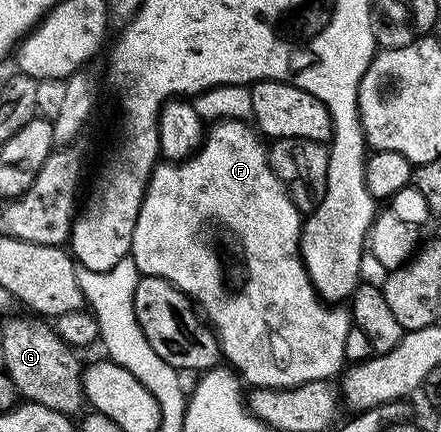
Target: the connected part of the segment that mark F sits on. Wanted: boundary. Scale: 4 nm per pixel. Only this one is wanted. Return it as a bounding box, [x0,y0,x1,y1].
[129,120,352,390]

